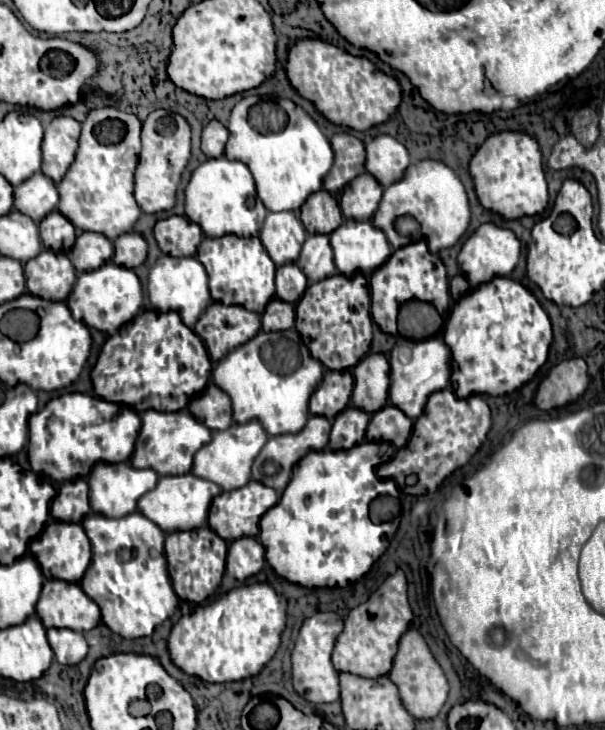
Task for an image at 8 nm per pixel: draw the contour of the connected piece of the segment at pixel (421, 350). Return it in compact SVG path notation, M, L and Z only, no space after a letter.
M429 337L423 341L411 339L397 339L395 347L391 349L391 385L389 385L389 399L395 407L399 407L409 419L417 419L423 413L423 407L431 393L441 391L449 385L451 375L451 353L447 345L439 337Z

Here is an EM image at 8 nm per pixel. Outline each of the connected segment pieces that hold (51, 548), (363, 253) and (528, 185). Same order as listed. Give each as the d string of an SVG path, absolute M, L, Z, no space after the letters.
M63 521L47 523L43 533L37 539L33 539L29 549L47 579L63 579L79 583L91 561L91 545L79 523L63 523Z
M345 219L329 239L335 253L335 265L343 275L369 275L391 255L387 237L369 221Z
M503 131L491 135L471 159L471 177L475 183L475 193L479 203L503 215L505 219L519 219L523 215L543 213L549 201L547 181L541 165L541 151L537 141L527 133Z

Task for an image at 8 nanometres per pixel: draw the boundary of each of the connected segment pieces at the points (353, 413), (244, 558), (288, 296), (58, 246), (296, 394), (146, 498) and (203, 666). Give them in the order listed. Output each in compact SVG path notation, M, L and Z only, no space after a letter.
M347 407L333 421L329 447L337 451L337 449L351 449L353 445L361 443L365 437L367 423L369 415L365 411L359 411L357 407Z
M241 537L229 545L225 573L233 579L243 581L259 573L263 563L265 563L263 545L255 537Z
M295 263L281 265L275 275L275 285L277 285L277 297L287 301L287 303L297 303L307 289L307 277Z
M59 211L49 213L41 223L41 241L47 249L53 251L69 251L77 239L77 229L73 227L73 223L61 215Z
M259 333L243 347L227 353L213 369L213 381L217 387L223 387L233 401L233 419L237 423L247 423L257 419L269 435L283 435L287 431L299 431L309 419L309 397L323 379L323 365L309 355L303 347L299 349L297 369L275 373L261 359L263 335Z
M193 473L179 475L179 477L161 477L157 487L143 495L137 503L139 511L151 519L163 533L173 533L173 531L193 531L195 527L207 525L207 511L211 507L211 499L221 493L221 487L207 481L199 479Z
M253 583L235 587L217 601L209 605L197 607L193 613L183 615L171 629L167 639L167 649L171 661L185 671L187 675L195 675L209 683L225 683L225 681L239 681L257 675L265 663L275 655L281 643L281 631L285 627L285 605L281 605L279 595L267 583Z

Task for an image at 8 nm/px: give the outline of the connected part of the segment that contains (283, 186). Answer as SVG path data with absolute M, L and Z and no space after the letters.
M245 97L231 111L229 141L225 145L227 159L243 159L255 175L259 199L269 211L297 211L305 199L323 187L323 177L331 169L333 149L317 123L289 99L280 98L278 105L287 113L287 127L279 133L261 133L249 123L253 97Z

